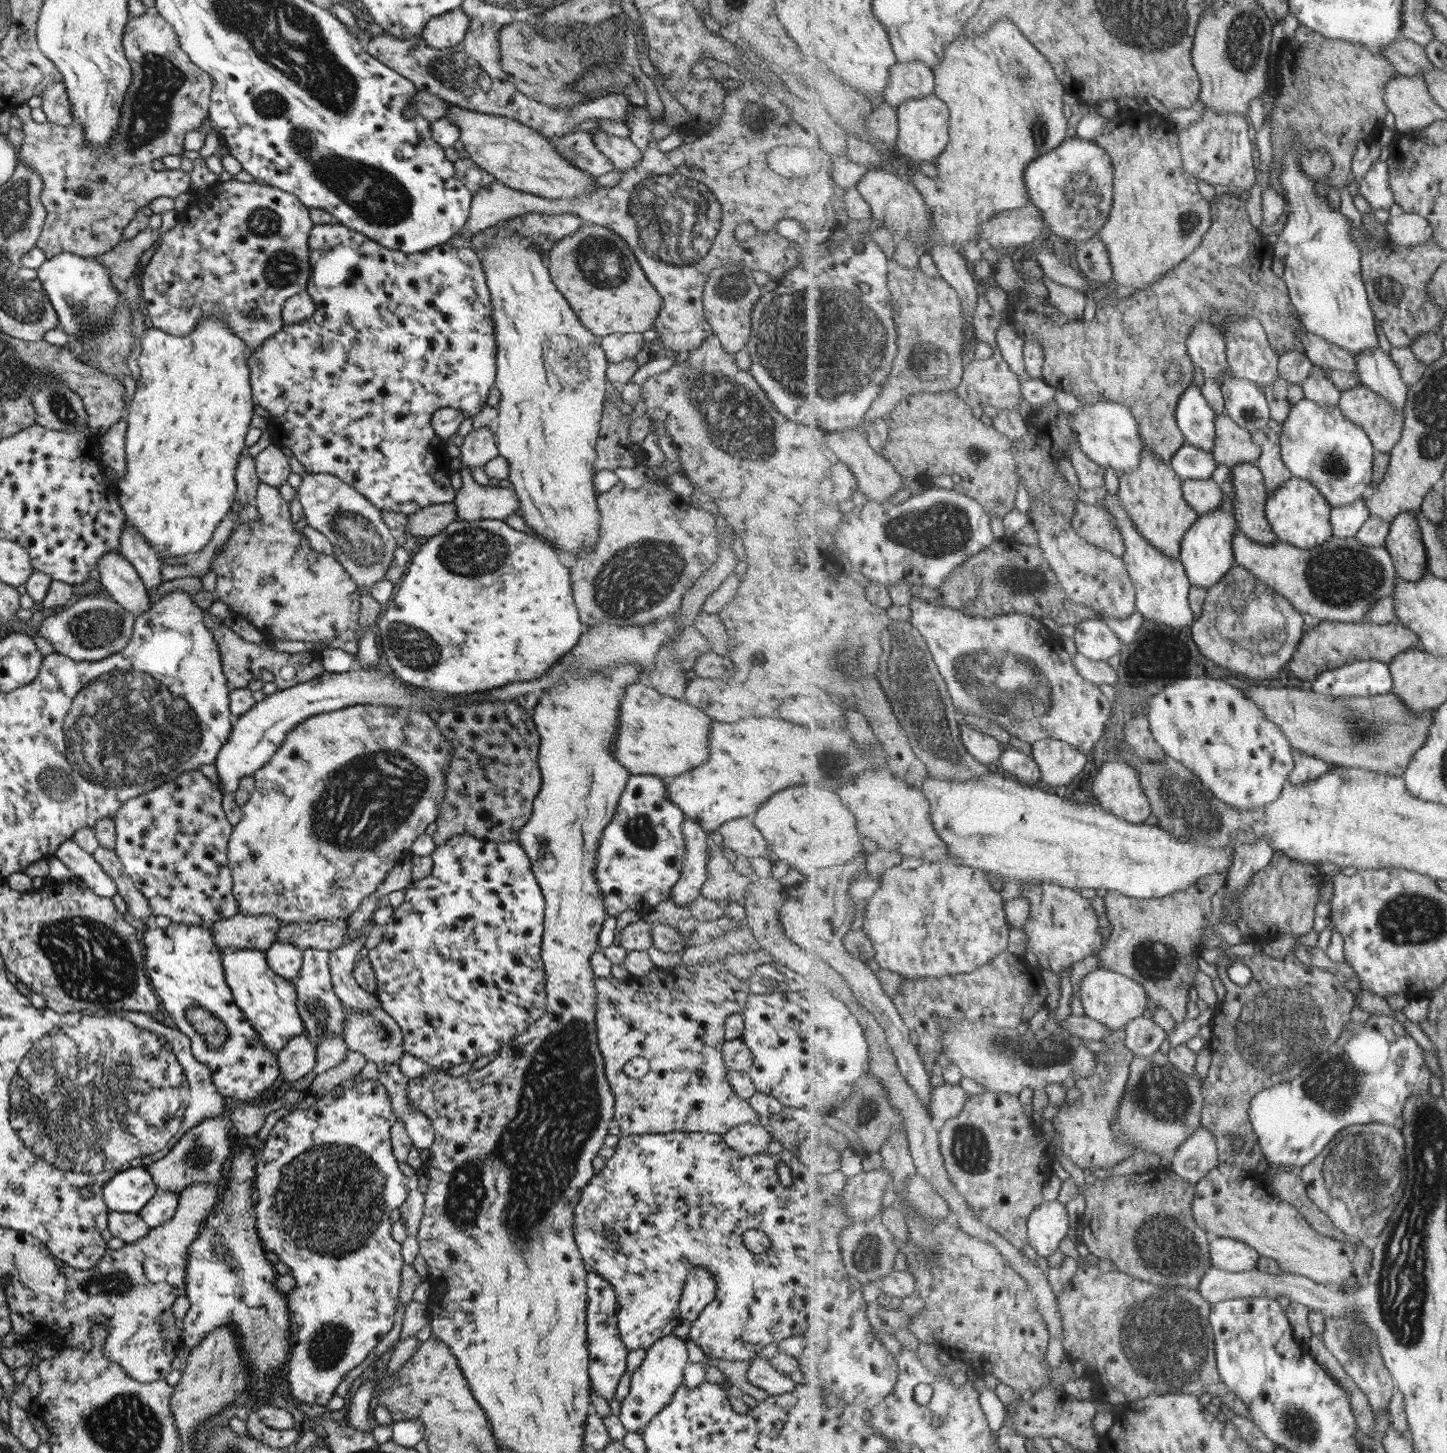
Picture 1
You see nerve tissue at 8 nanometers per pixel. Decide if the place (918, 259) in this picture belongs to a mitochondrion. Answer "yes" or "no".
no

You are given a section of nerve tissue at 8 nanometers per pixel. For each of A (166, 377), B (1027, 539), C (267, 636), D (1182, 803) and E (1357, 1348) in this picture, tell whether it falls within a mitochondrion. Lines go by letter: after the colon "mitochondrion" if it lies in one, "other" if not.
A: other
B: other
C: other
D: mitochondrion
E: mitochondrion

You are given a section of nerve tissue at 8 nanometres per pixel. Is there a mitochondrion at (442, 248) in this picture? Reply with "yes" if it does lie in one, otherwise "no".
no

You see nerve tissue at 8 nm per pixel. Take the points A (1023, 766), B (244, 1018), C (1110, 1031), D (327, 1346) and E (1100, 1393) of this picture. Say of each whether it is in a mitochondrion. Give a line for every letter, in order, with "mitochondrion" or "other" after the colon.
A: other
B: other
C: other
D: mitochondrion
E: other

